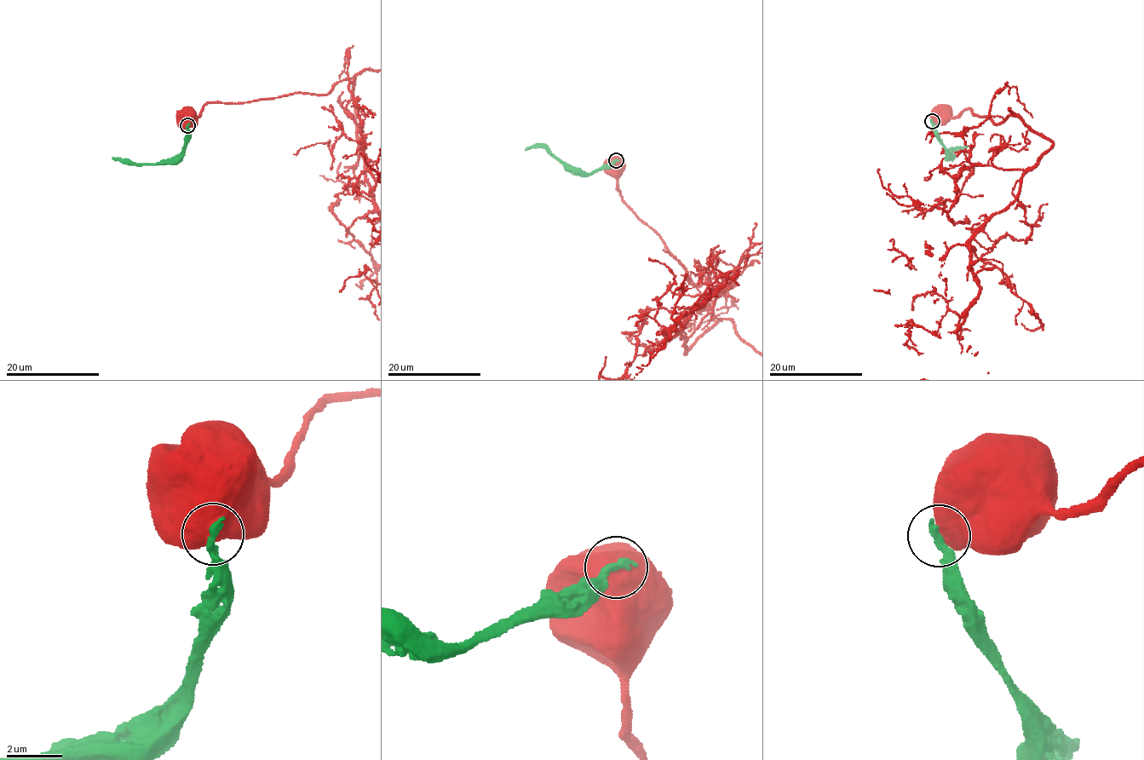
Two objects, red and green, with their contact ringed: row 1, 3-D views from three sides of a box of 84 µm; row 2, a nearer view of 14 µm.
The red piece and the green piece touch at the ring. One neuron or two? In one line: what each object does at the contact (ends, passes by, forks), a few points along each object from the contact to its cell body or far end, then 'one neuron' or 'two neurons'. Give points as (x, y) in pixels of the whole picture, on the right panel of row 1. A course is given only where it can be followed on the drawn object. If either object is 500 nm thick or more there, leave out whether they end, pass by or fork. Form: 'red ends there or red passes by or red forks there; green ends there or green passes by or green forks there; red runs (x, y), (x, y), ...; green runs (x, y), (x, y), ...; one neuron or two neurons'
red runs (932, 121), (941, 110), (943, 112); green runs (932, 121), (934, 131), (951, 158), (951, 152), (967, 146); two neurons

